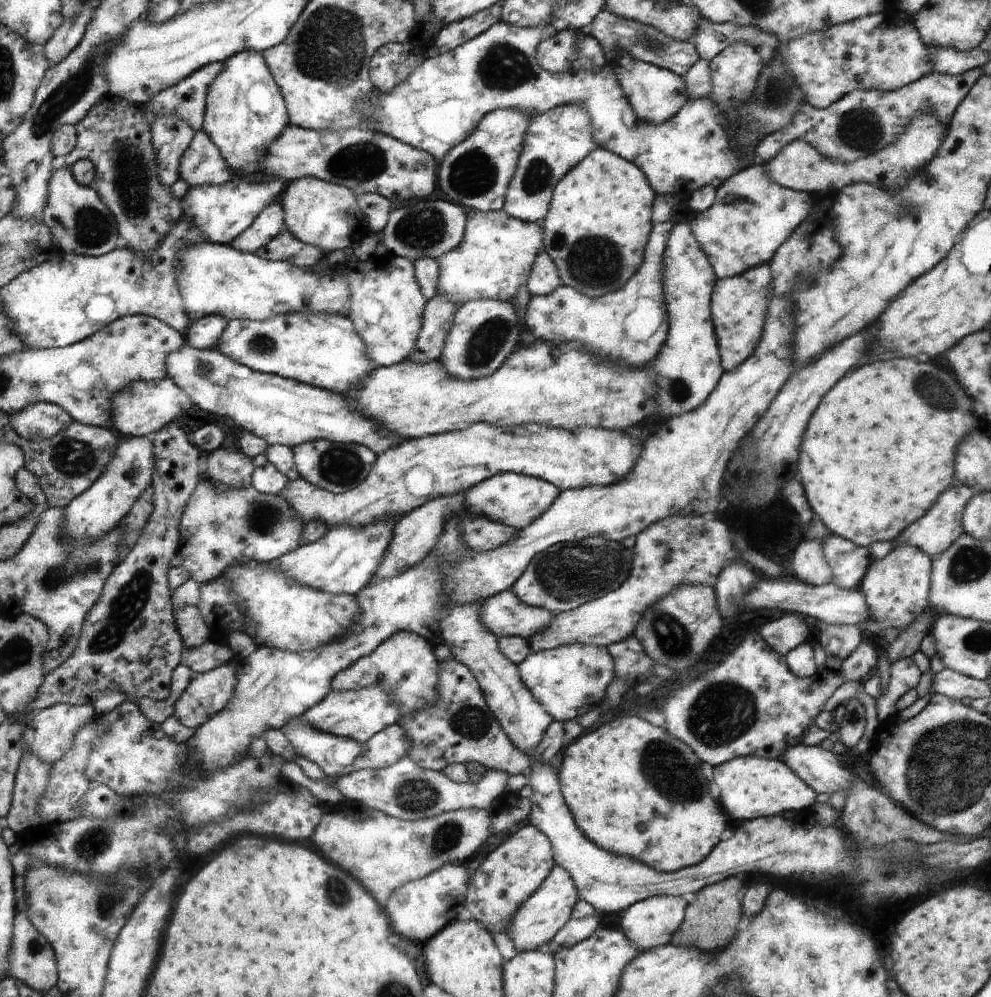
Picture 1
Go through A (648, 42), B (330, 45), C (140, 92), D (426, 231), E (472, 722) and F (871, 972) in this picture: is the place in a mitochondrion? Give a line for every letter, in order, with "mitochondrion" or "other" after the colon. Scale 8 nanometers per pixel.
A: mitochondrion
B: mitochondrion
C: other
D: mitochondrion
E: mitochondrion
F: other

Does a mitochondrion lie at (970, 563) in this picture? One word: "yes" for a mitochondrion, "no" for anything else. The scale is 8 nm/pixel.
yes

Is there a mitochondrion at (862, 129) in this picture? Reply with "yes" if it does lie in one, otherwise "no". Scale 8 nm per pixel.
yes

